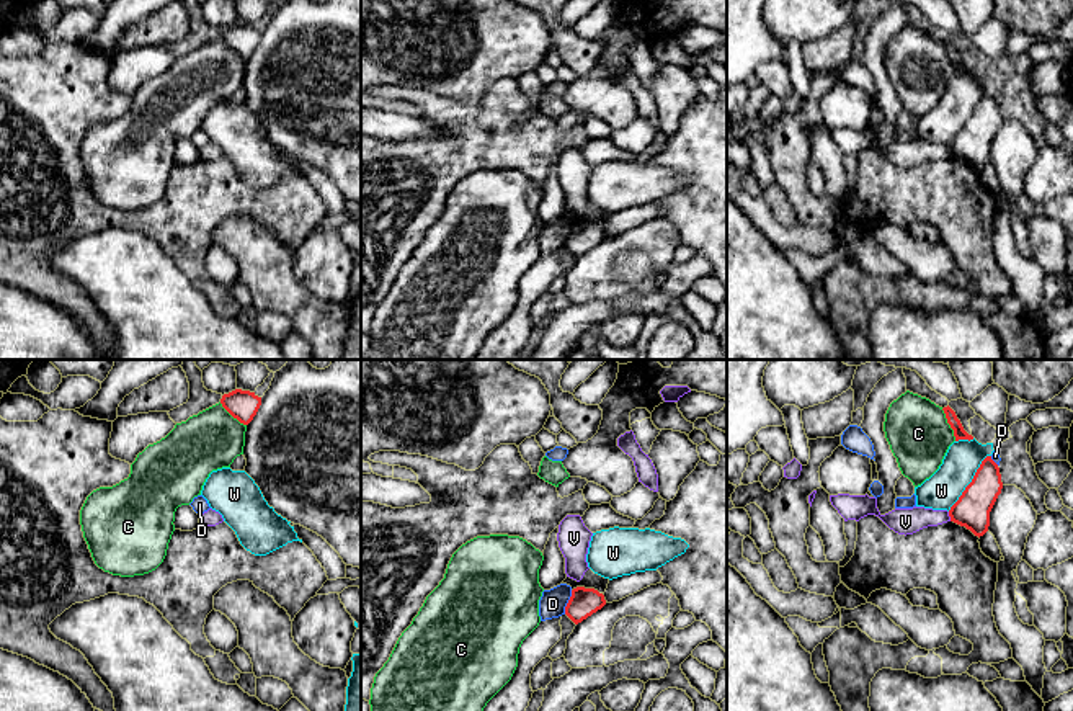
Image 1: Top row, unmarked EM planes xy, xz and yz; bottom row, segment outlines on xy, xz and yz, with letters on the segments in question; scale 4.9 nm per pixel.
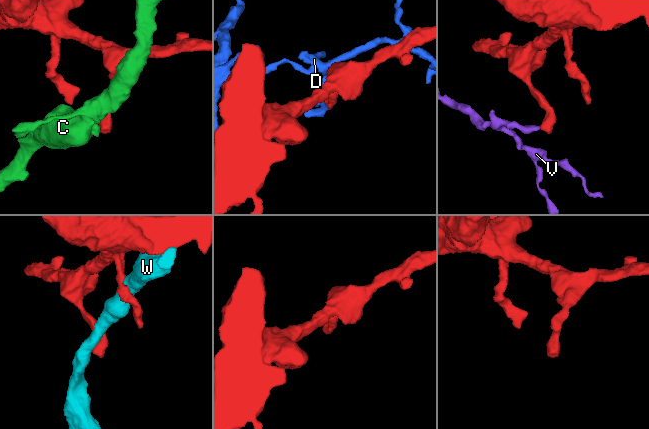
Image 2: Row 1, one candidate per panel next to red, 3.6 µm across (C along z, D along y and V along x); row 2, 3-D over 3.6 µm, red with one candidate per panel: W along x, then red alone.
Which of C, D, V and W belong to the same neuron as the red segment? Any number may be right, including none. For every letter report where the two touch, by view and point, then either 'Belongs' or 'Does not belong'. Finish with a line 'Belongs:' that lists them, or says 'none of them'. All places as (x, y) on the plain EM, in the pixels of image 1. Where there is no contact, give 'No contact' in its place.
C: Touches red at yz (949, 58). Does not belong
D: Touches red at xz (569, 236). Does not belong
V: Touches red at yz (949, 149). Does not belong
W: Touches red at yz (970, 116). Does not belong
Belongs: none of them

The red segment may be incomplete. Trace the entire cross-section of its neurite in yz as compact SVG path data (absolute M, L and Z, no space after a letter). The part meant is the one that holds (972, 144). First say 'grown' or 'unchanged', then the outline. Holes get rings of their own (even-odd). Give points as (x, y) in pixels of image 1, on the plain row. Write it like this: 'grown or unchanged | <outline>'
unchanged | M986 90L972 116L951 141L951 155L965 160L975 170L983 170L990 160L990 145L1001 127L1003 116L998 98Z

